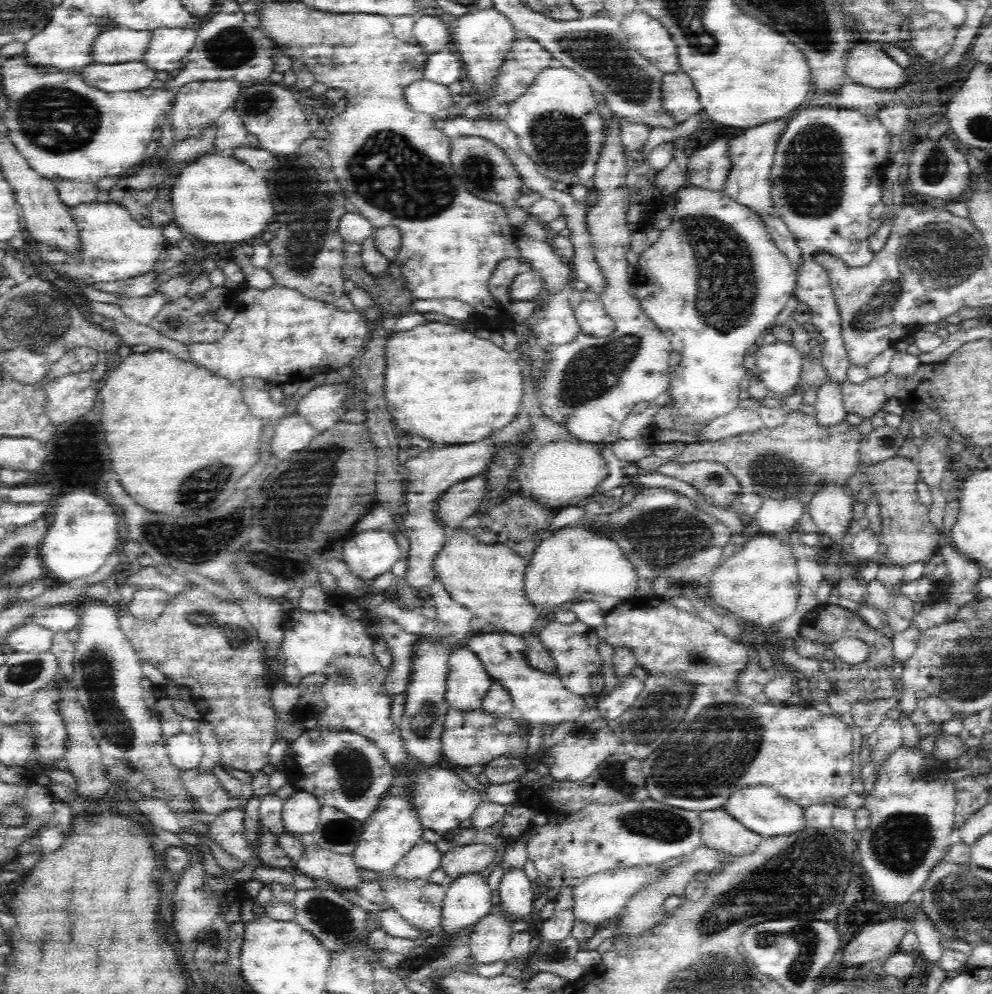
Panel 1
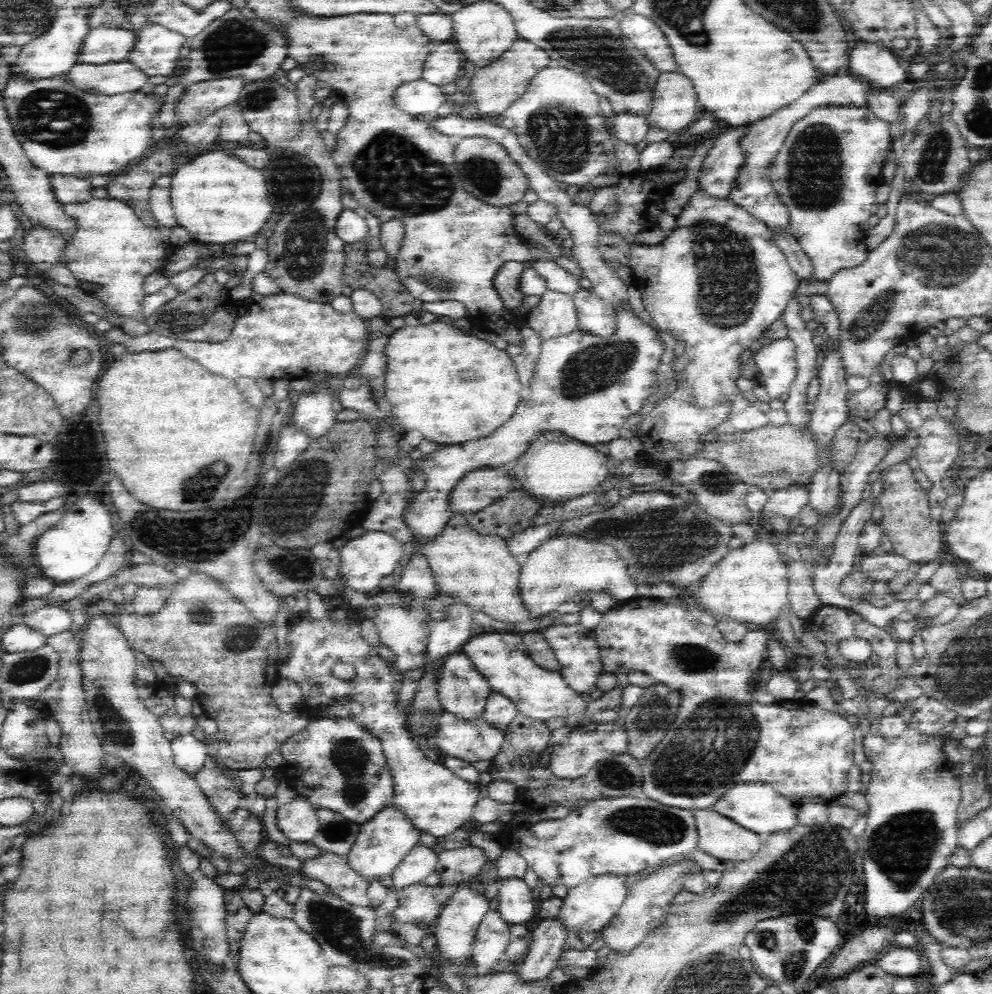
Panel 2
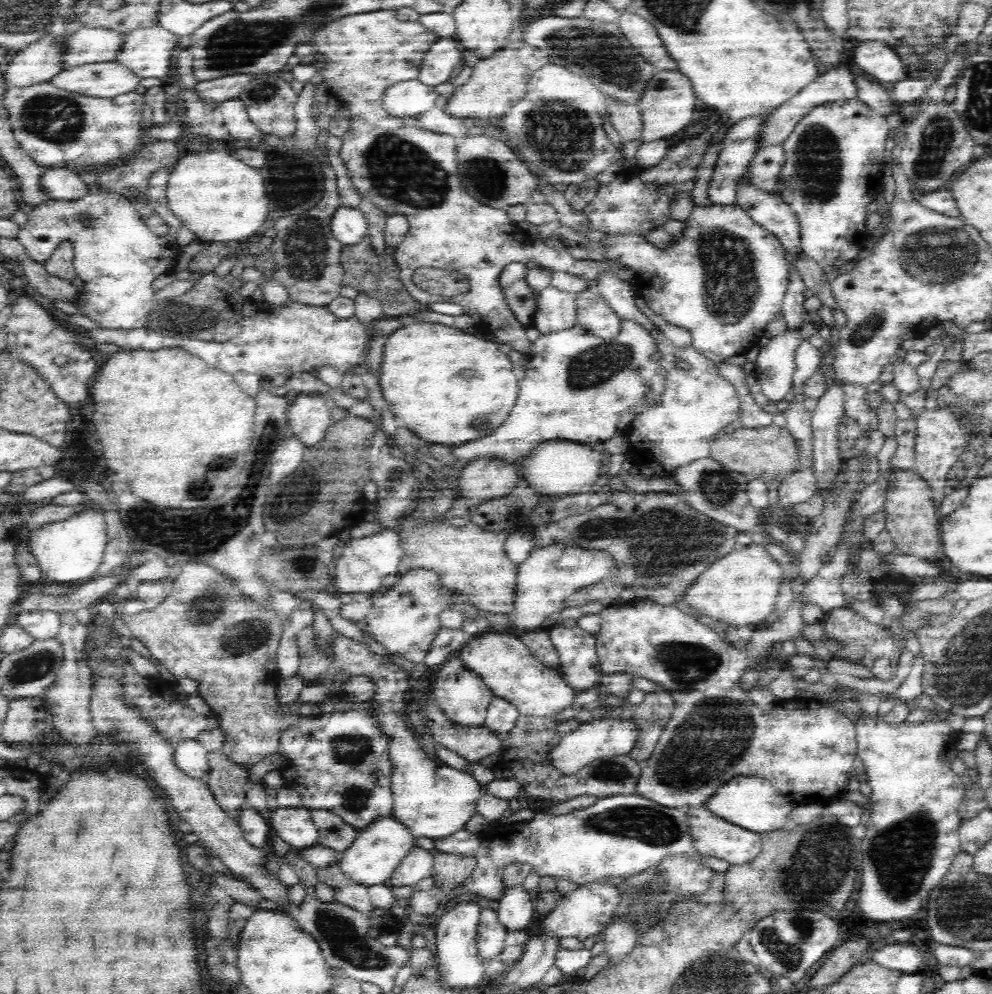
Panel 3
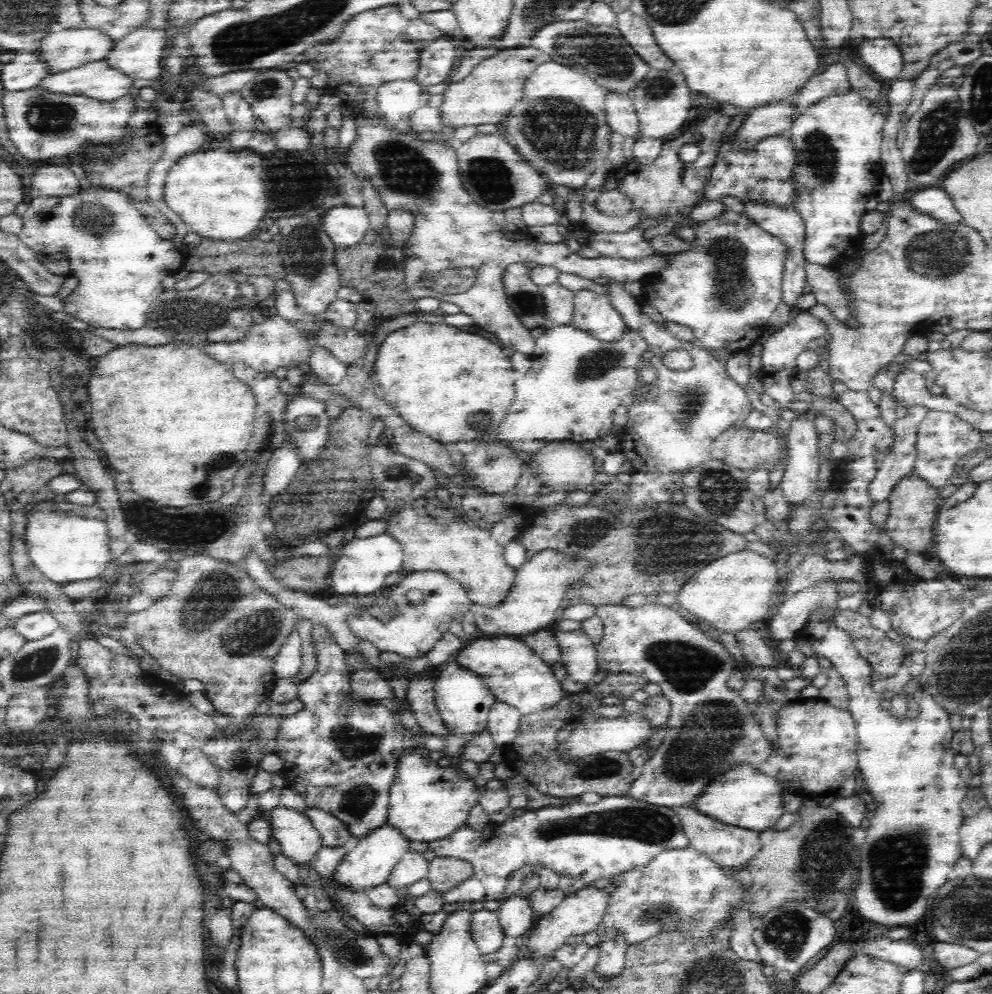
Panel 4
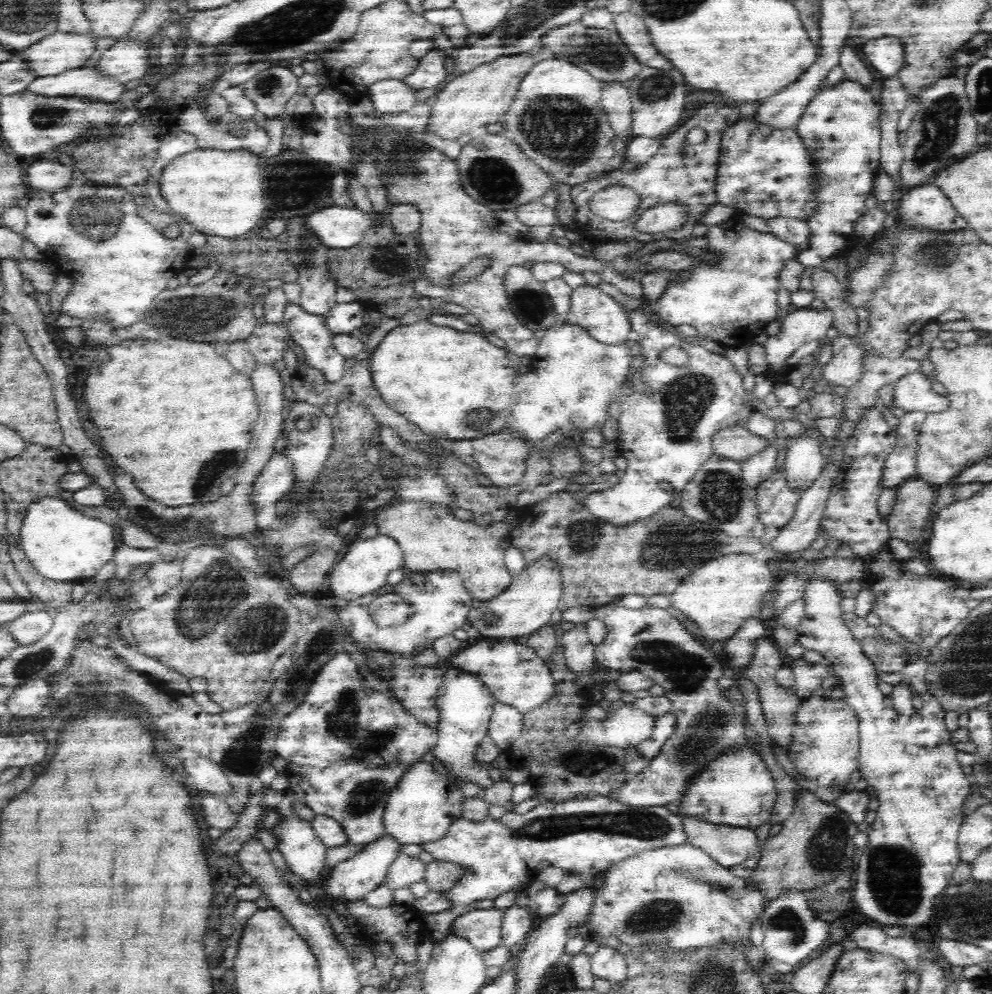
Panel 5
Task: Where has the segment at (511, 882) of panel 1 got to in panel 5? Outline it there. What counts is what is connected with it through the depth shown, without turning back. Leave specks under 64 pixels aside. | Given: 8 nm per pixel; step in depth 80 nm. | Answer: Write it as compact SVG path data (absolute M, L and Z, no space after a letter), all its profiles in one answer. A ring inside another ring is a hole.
M512 902L506 910L502 910L501 933L506 946L514 946L524 941L530 932L533 915L526 906Z

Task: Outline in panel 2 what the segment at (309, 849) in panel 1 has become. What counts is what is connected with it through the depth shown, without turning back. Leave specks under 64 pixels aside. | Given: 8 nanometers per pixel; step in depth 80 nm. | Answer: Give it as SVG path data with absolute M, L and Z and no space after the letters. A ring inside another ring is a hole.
M322 852L314 858L308 858L303 861L303 870L308 874L312 880L320 880L327 886L327 890L337 894L342 900L354 904L356 906L369 906L370 899L366 895L366 888L368 888L368 880L361 874L358 874L351 868L347 856L338 856L330 852Z

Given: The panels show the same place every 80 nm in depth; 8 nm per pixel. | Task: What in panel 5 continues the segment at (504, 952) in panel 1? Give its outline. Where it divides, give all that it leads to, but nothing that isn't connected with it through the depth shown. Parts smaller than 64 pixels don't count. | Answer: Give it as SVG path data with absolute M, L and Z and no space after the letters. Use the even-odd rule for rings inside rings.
M475 909L453 922L453 932L463 936L478 952L485 953L503 943L502 909Z

